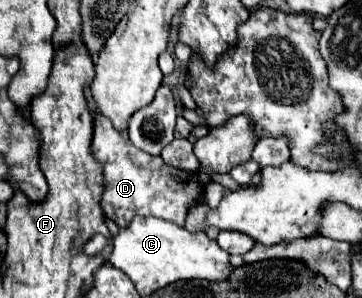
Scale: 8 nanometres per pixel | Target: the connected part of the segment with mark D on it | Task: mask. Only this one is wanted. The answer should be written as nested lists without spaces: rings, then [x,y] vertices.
[[[88,92],[88,106],[94,114],[94,140],[92,140],[92,156],[96,162],[100,162],[102,166],[102,174],[104,174],[104,194],[102,194],[102,200],[100,200],[100,206],[106,214],[106,218],[114,220],[120,228],[128,226],[130,220],[140,214],[140,216],[156,216],[156,218],[162,218],[162,220],[170,220],[174,224],[180,224],[184,226],[184,218],[186,218],[186,212],[188,208],[192,206],[192,202],[196,202],[202,194],[202,184],[198,182],[196,174],[190,174],[190,172],[184,172],[184,170],[178,170],[178,168],[172,168],[168,166],[160,156],[154,158],[142,150],[138,150],[136,146],[132,146],[132,142],[128,140],[128,134],[126,132],[116,132],[112,128],[112,122],[108,118],[102,118],[96,114],[94,110],[94,102],[92,102],[92,94]]]

